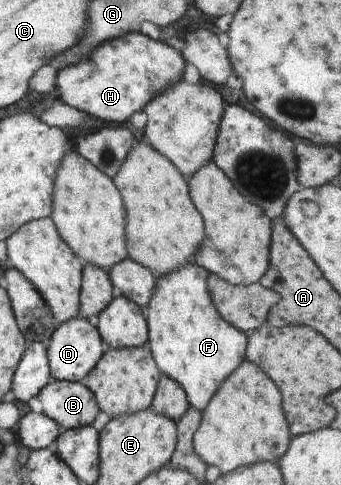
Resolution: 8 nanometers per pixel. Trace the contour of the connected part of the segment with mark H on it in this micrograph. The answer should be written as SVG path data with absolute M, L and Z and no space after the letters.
M128 32L128 36L120 36L108 42L102 42L92 50L88 58L78 60L76 64L62 66L56 74L56 90L59 98L64 104L72 108L77 108L84 112L104 120L108 124L122 124L126 122L132 114L144 111L146 104L158 96L166 86L180 82L186 66L182 54L170 47L164 41L152 40L140 32Z

